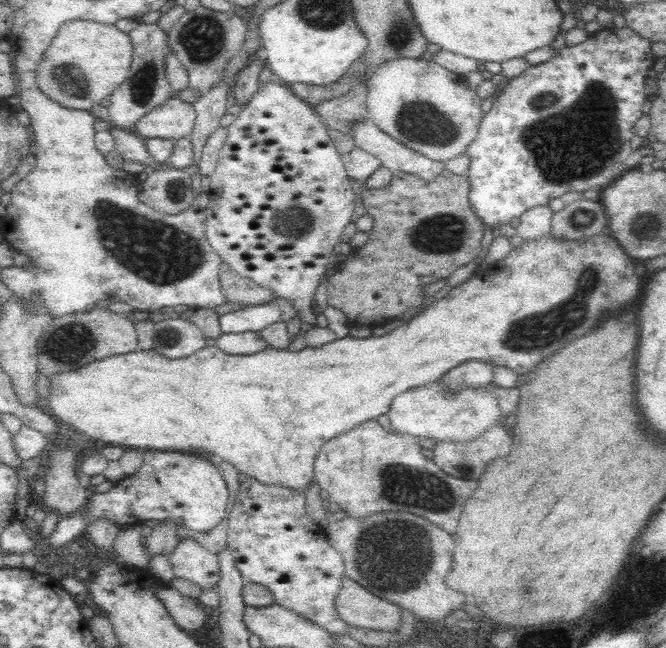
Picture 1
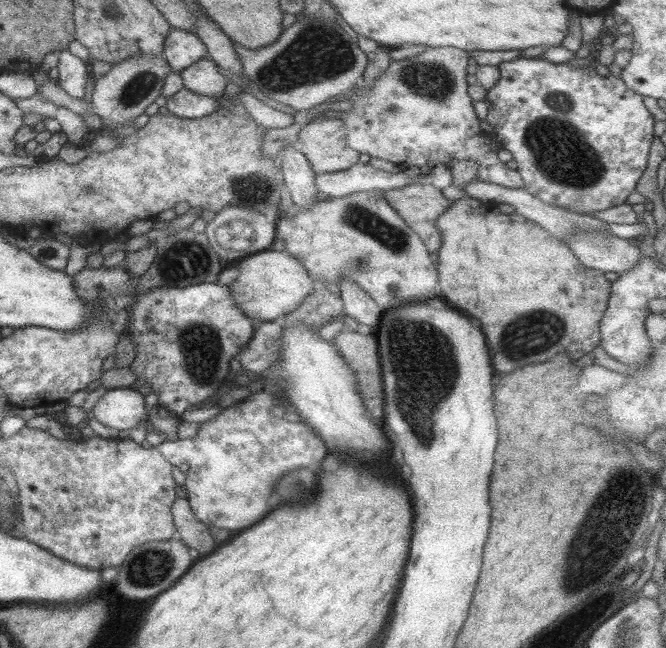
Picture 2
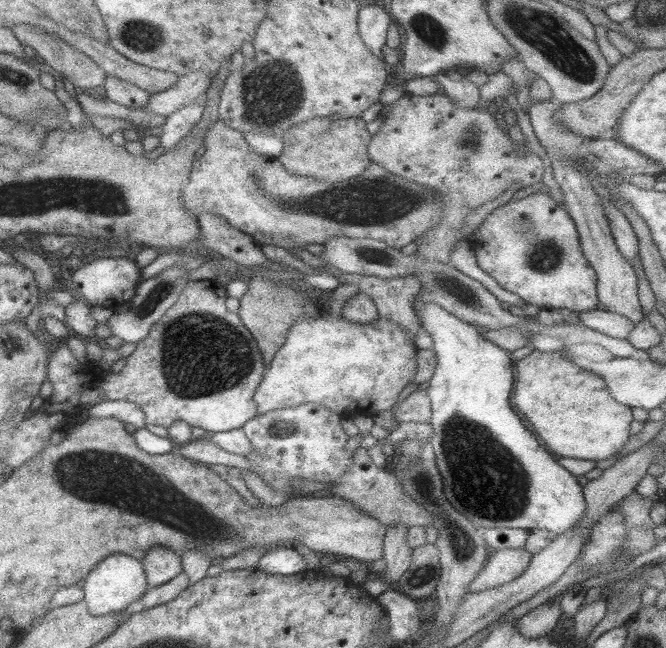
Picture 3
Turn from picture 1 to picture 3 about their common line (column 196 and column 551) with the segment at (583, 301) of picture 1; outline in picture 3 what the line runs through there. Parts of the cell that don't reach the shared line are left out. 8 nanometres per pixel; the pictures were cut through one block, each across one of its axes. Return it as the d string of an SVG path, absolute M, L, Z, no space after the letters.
M533 350L523 360L515 360L513 368L515 406L525 414L525 420L529 420L553 456L597 462L615 456L615 452L629 442L633 422L631 408L611 396L599 374L577 366L563 354L541 350Z

